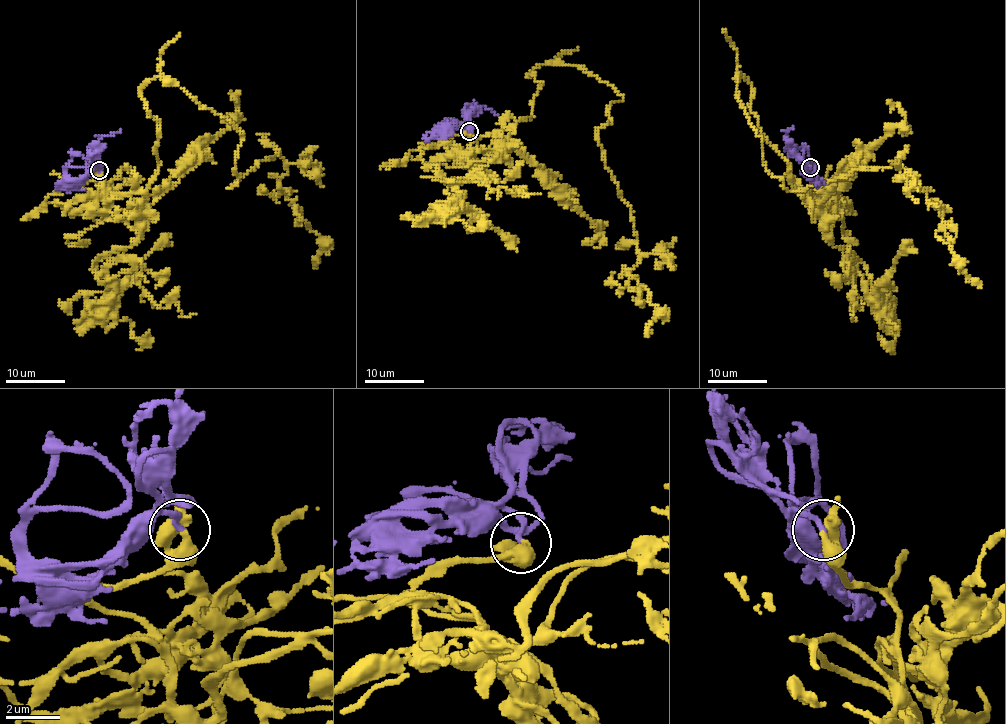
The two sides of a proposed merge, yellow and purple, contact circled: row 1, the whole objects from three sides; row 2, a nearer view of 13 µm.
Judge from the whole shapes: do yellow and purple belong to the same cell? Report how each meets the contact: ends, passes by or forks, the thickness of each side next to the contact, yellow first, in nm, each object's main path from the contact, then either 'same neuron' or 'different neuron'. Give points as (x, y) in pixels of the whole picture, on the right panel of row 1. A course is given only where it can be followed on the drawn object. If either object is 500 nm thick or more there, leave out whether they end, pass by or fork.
yellow ends | purple ends | 360/190 nm | yellow via (810, 166), (830, 206), (789, 181), (740, 73), (736, 97), (783, 186), (900, 164), (982, 285) | purple via (810, 166), (789, 147), (786, 130), (793, 125) | same neuron

